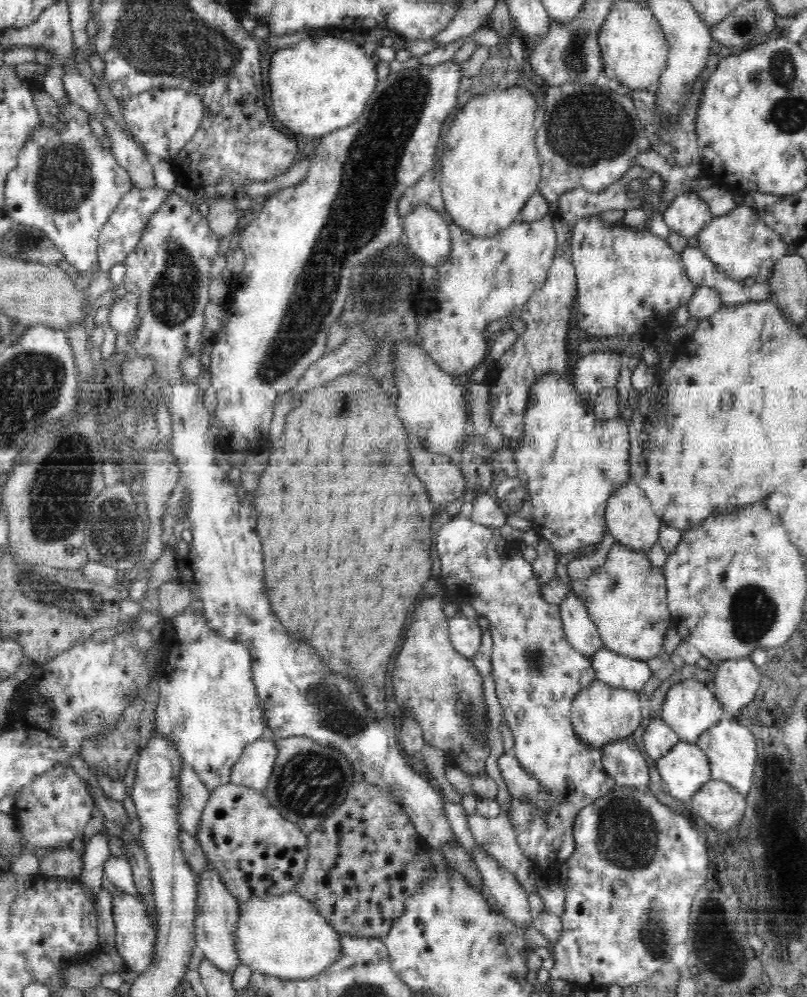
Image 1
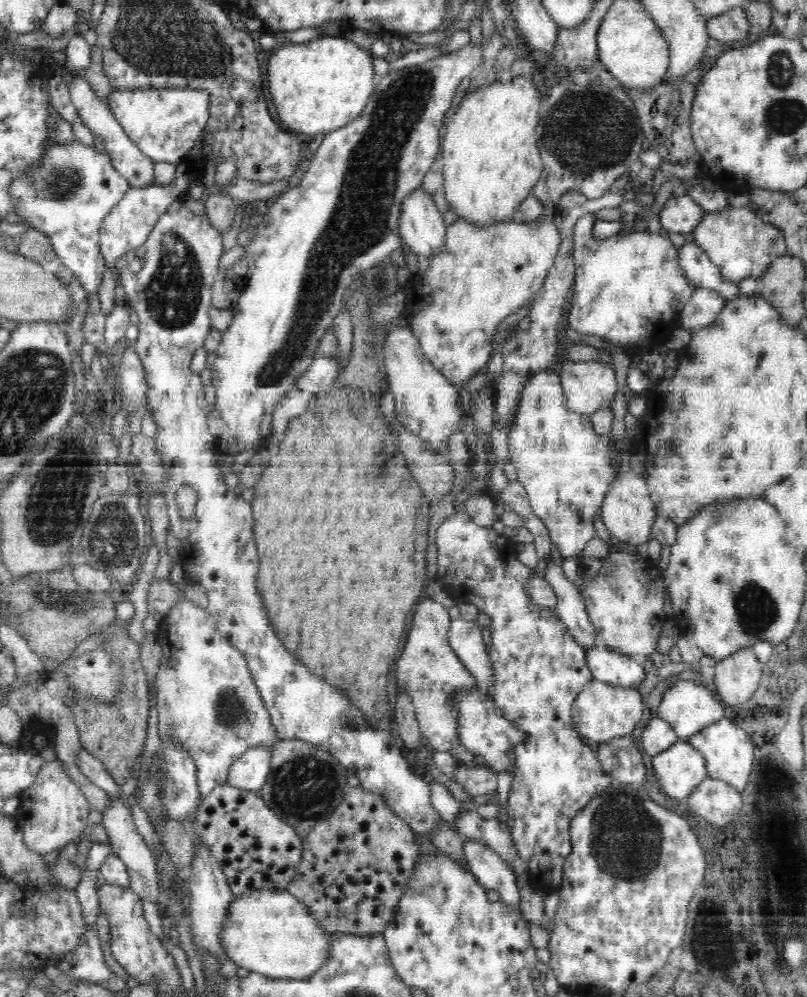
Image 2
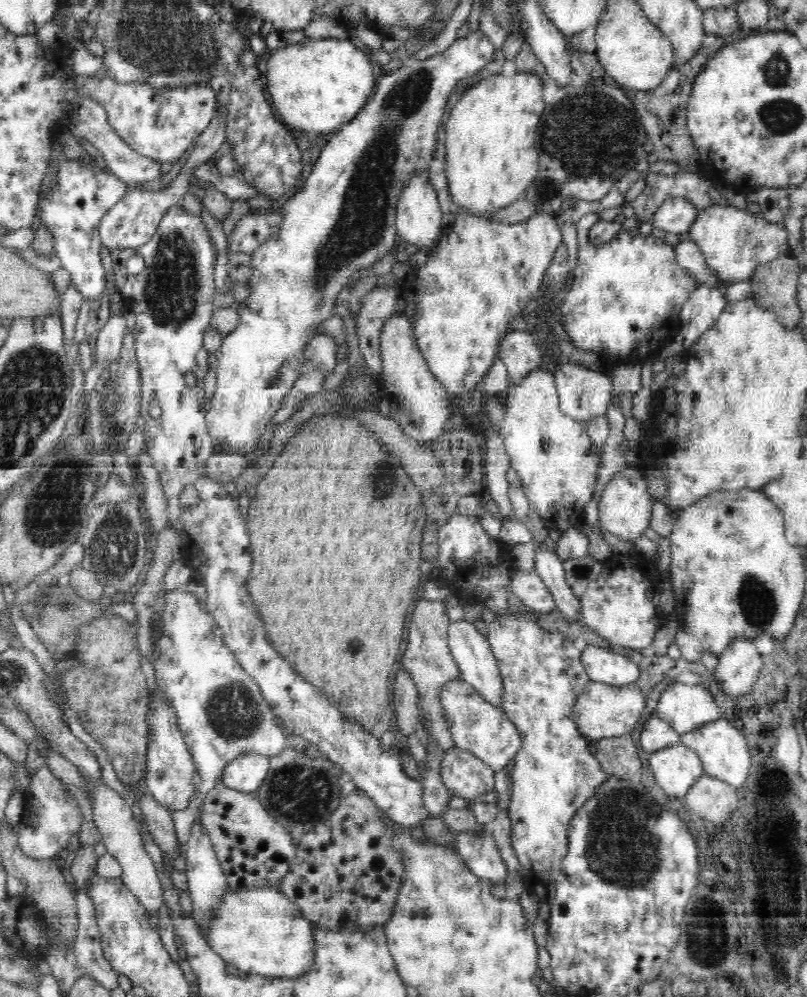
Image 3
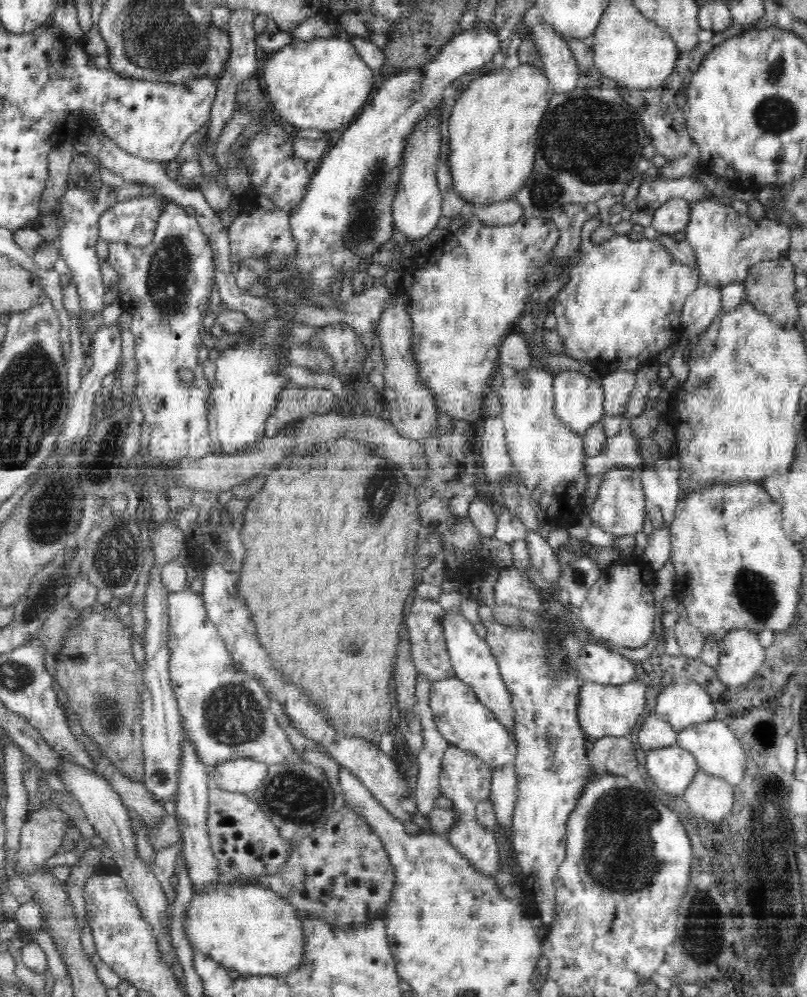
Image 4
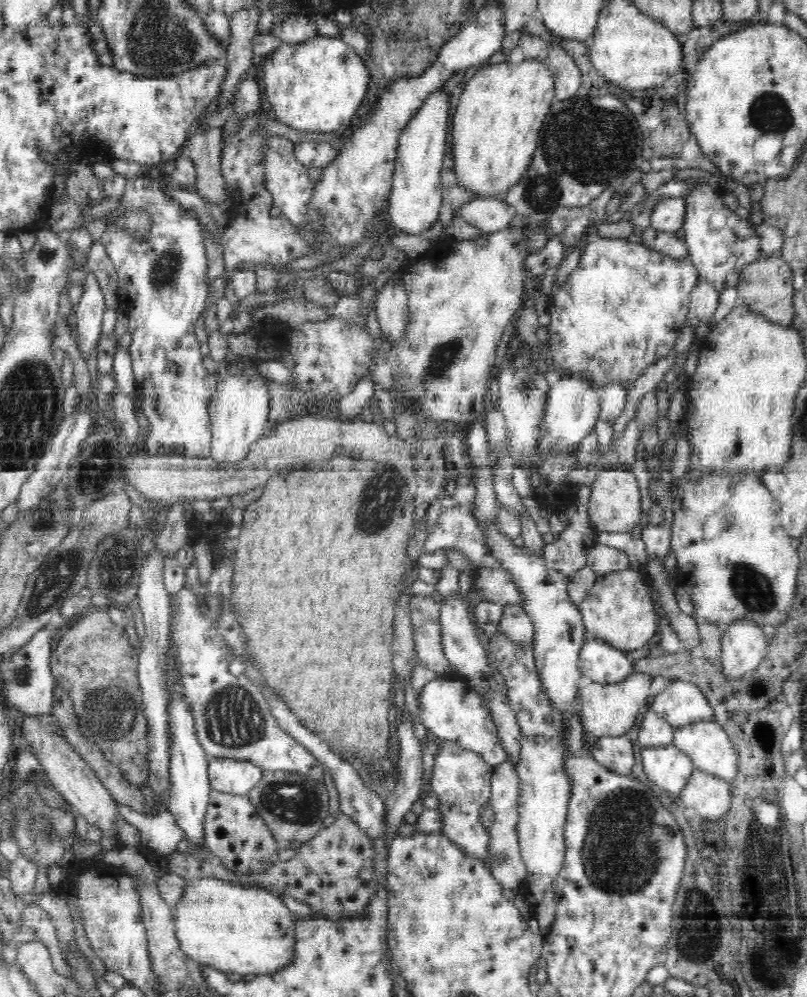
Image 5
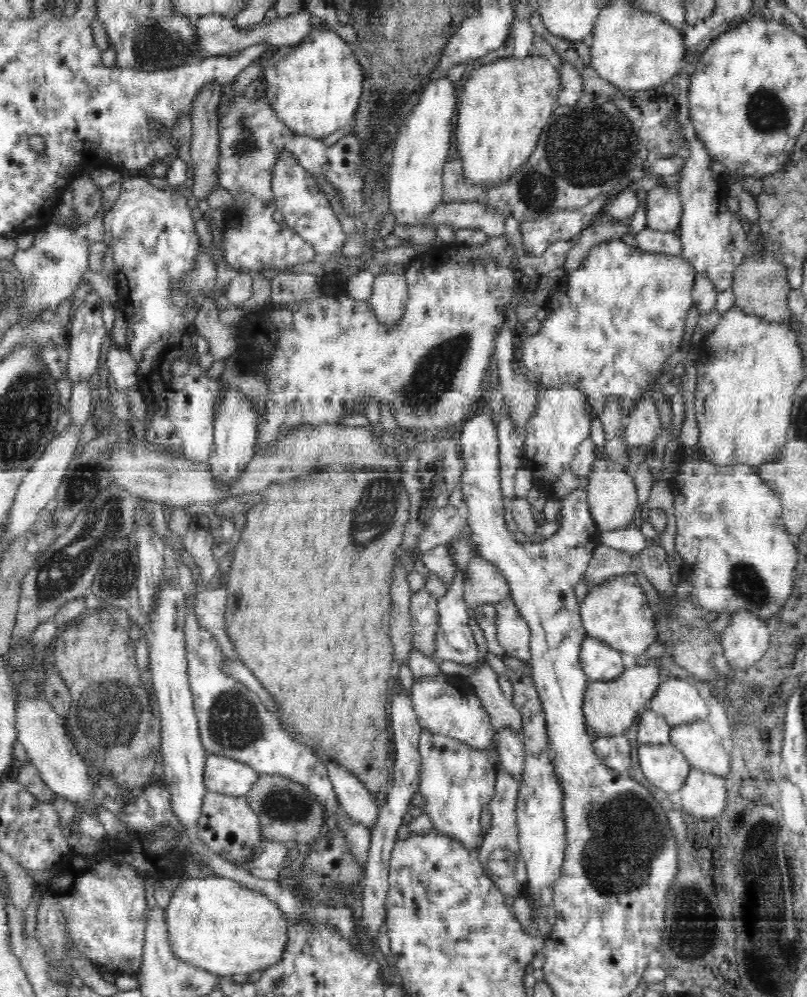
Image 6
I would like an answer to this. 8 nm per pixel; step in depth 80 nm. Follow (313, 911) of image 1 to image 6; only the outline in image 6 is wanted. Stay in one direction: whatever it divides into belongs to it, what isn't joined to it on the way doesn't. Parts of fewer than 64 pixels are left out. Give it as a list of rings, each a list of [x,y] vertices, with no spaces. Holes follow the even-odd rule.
[[[226,877],[182,878],[165,908],[169,943],[182,962],[229,978],[264,971],[281,961],[291,922],[266,895]]]

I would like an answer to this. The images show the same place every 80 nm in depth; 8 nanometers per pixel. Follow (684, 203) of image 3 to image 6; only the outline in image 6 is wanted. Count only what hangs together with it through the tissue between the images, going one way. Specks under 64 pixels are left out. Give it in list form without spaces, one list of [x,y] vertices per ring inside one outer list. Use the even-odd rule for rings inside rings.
[[[654,187],[647,194],[645,226],[654,230],[673,231],[679,226],[682,201],[674,188]]]

